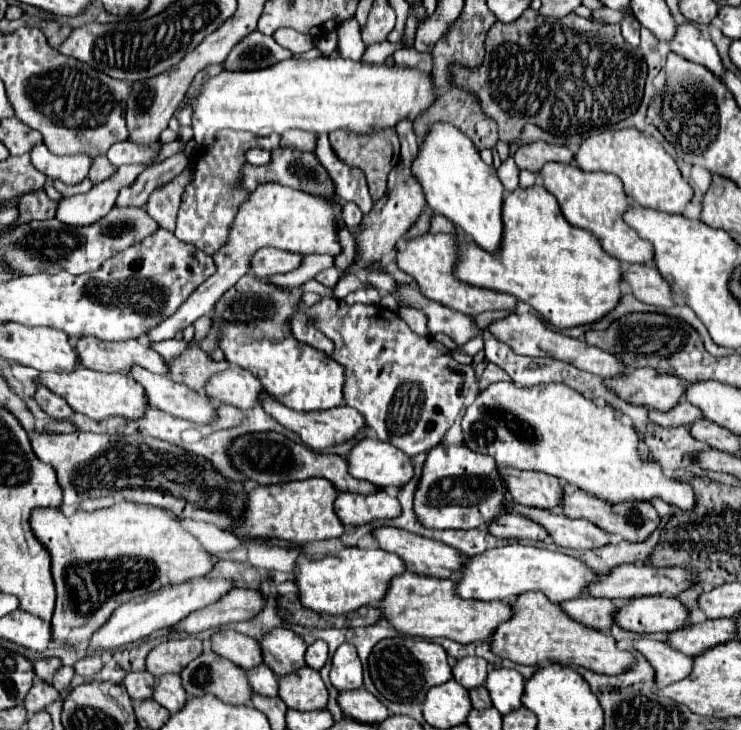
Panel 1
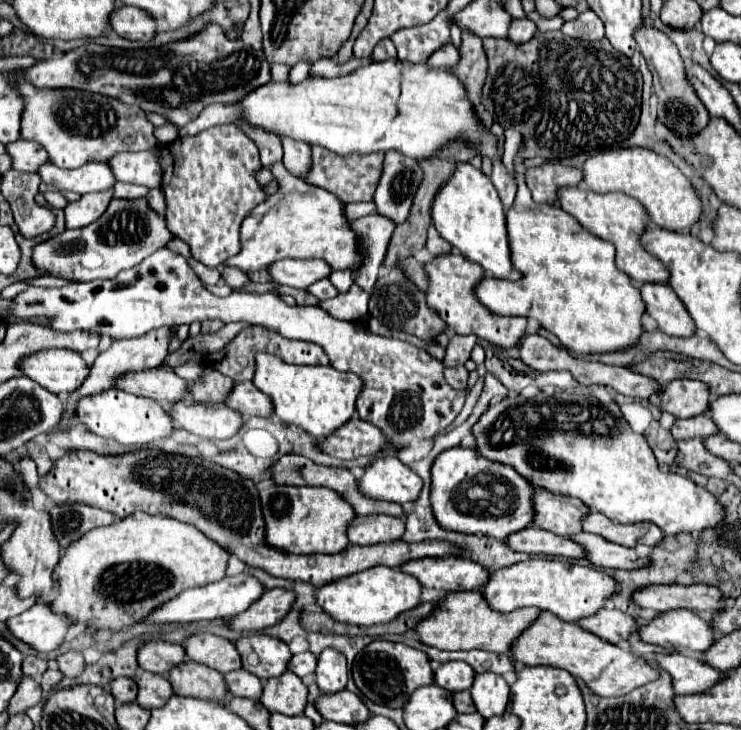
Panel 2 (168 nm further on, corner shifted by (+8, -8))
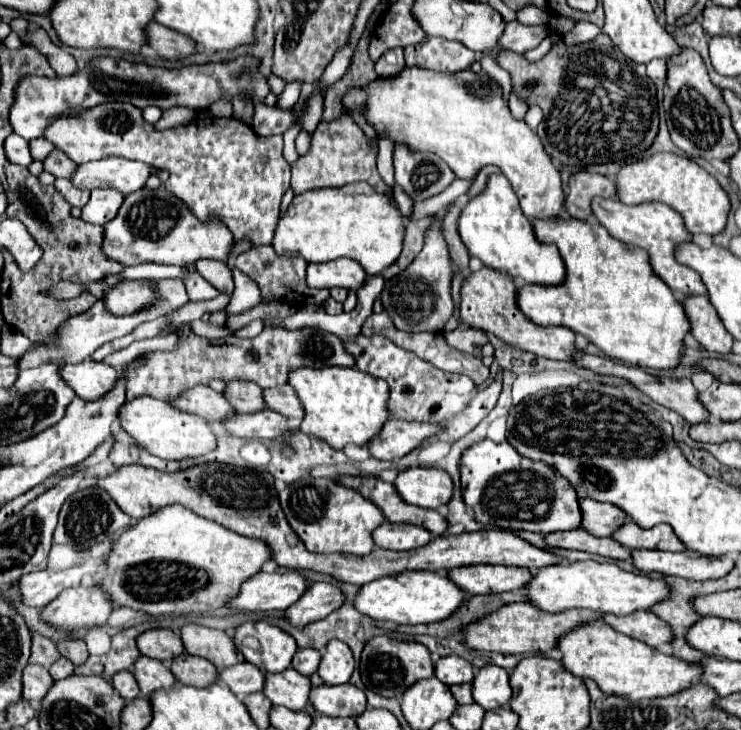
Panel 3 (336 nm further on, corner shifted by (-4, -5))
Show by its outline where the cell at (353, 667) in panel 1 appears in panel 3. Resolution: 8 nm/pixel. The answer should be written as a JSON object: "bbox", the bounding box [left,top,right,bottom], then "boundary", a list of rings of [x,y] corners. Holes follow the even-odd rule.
{"bbox":[318,639,354,685],"boundary":[[[332,639],[326,647],[326,655],[320,661],[318,675],[326,685],[342,685],[348,683],[354,671],[354,657],[346,643]]]}

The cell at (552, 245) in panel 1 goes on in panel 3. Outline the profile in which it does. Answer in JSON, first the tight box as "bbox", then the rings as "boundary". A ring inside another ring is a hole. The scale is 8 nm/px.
{"bbox":[516,219,688,369],"boundary":[[[534,219],[534,233],[540,243],[556,245],[566,265],[566,279],[560,285],[522,285],[516,293],[520,311],[538,325],[564,325],[578,335],[588,337],[606,357],[624,361],[628,365],[648,369],[670,369],[680,363],[680,345],[688,333],[688,317],[680,301],[660,281],[652,267],[648,267],[648,255],[636,245],[616,241],[600,223],[580,219]]]}

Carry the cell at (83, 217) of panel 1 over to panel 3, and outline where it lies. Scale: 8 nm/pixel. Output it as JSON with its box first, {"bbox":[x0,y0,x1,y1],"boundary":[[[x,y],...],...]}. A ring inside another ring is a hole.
{"bbox":[82,189,124,225],"boundary":[[[94,189],[86,207],[82,207],[82,219],[92,225],[104,225],[116,217],[124,195],[114,189]]]}

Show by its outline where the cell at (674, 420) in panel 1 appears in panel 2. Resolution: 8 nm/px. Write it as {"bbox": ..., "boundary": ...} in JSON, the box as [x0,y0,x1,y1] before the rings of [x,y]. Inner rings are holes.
{"bbox":[672,414,718,440],"boundary":[[[702,414],[696,418],[686,418],[686,420],[676,420],[672,426],[672,436],[676,440],[688,440],[688,438],[708,438],[716,434],[718,428],[712,422],[710,414]]]}

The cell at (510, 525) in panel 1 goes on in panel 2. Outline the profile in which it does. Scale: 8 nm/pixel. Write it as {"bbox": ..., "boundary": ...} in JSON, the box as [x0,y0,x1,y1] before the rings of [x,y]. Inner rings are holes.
{"bbox":[508,528,586,558],"boundary":[[[528,528],[512,534],[508,538],[508,546],[528,554],[548,554],[548,556],[564,556],[564,558],[586,556],[586,550],[570,536],[556,536],[540,528]]]}

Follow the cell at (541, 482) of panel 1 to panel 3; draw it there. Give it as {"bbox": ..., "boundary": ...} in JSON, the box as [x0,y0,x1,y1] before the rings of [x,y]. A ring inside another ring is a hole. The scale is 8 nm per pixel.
{"bbox":[580,499,626,537],"boundary":[[[580,499],[580,513],[580,527],[600,537],[610,537],[626,521],[624,511],[620,511],[616,505],[600,503],[594,499]]]}

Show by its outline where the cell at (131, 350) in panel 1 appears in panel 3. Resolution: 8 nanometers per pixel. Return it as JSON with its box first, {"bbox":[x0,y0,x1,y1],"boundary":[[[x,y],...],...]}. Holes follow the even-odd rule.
{"bbox":[172,385,236,421],"boundary":[[[200,385],[200,387],[192,387],[192,391],[184,391],[184,395],[172,399],[172,407],[200,415],[208,421],[220,421],[236,413],[234,407],[224,399],[224,395],[212,391],[208,385]]]}

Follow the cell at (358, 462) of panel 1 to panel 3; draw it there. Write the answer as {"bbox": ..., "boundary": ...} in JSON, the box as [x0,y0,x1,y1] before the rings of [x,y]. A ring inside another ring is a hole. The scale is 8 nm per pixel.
{"bbox":[394,467,452,509],"boundary":[[[408,467],[398,473],[394,487],[406,503],[436,509],[452,497],[452,479],[446,471],[434,467]]]}

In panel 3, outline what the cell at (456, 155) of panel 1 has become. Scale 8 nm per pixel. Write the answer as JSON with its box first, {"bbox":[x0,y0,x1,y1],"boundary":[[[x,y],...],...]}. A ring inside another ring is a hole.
{"bbox":[458,175,564,283],"boundary":[[[488,175],[486,187],[476,197],[468,199],[458,219],[458,233],[468,247],[486,267],[508,273],[520,283],[562,283],[564,261],[554,245],[536,241],[530,219],[520,211],[518,199],[504,175]]]}

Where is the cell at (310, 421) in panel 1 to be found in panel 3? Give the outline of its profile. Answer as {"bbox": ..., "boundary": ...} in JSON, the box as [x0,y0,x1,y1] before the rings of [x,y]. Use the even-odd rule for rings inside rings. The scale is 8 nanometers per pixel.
{"bbox":[368,419,442,459],"boundary":[[[388,419],[380,429],[380,435],[368,443],[368,451],[376,459],[400,459],[438,431],[442,431],[442,427],[432,423]]]}

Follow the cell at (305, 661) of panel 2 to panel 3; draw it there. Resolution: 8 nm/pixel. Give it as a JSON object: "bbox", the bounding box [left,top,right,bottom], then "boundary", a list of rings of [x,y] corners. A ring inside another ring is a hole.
{"bbox":[292,647,320,675],"boundary":[[[312,647],[308,649],[298,649],[294,659],[292,659],[292,667],[302,673],[302,675],[312,675],[318,671],[318,665],[320,665],[320,653]]]}

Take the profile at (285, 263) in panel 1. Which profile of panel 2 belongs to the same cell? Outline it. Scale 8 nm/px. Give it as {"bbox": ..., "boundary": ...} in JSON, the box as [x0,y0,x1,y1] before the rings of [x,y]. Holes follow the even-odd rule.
{"bbox":[268,258,332,290],"boundary":[[[316,258],[316,260],[280,260],[268,266],[272,270],[272,278],[278,284],[292,286],[306,290],[310,284],[328,278],[332,274],[332,268],[328,262]]]}

